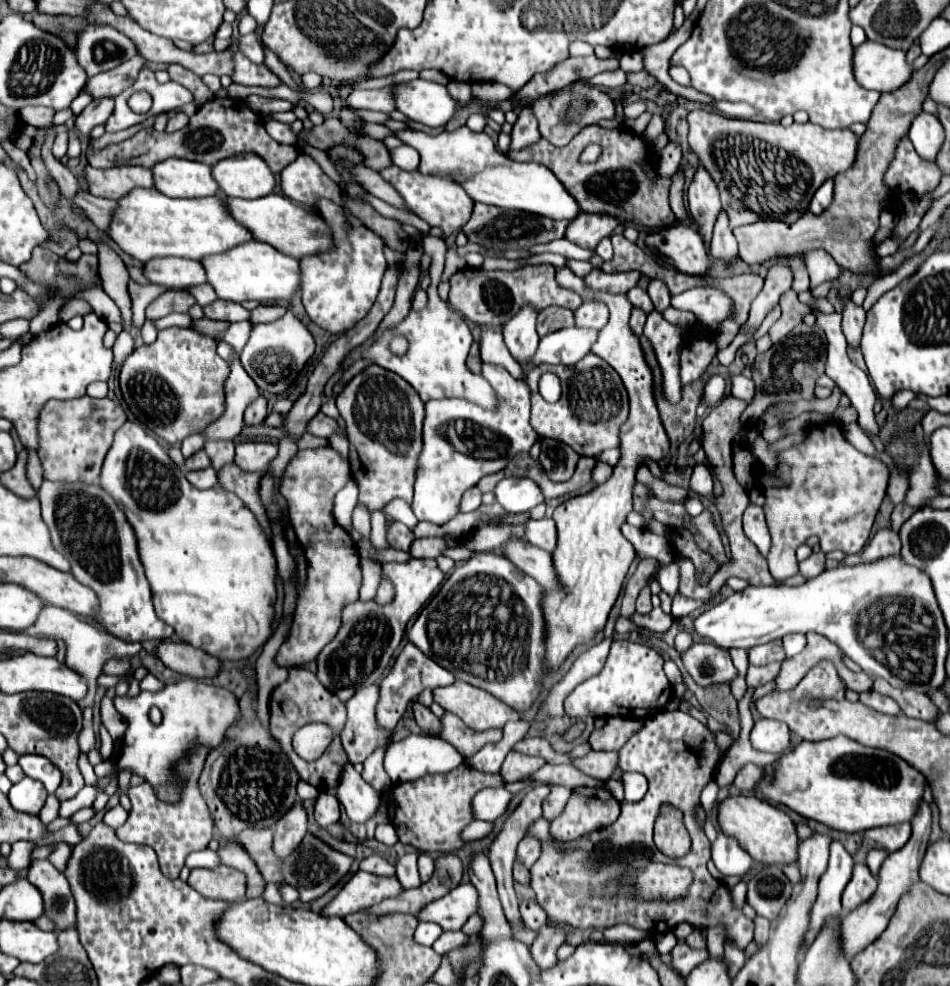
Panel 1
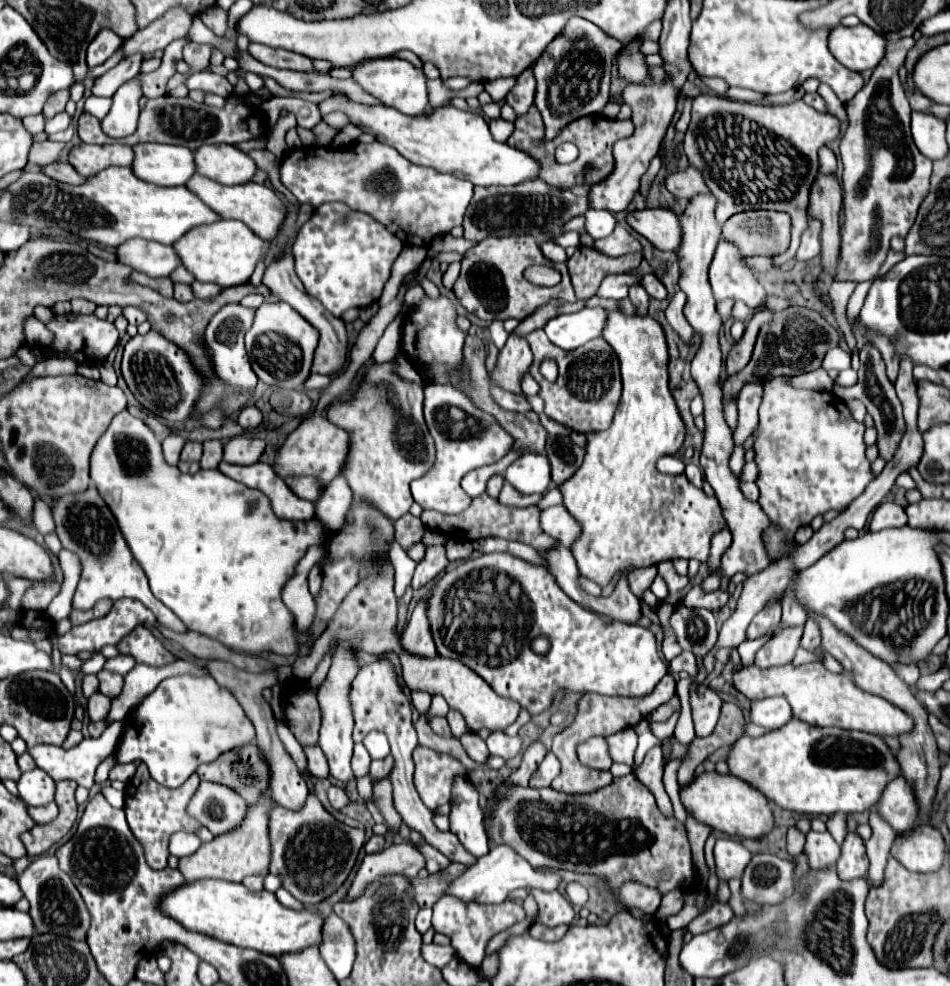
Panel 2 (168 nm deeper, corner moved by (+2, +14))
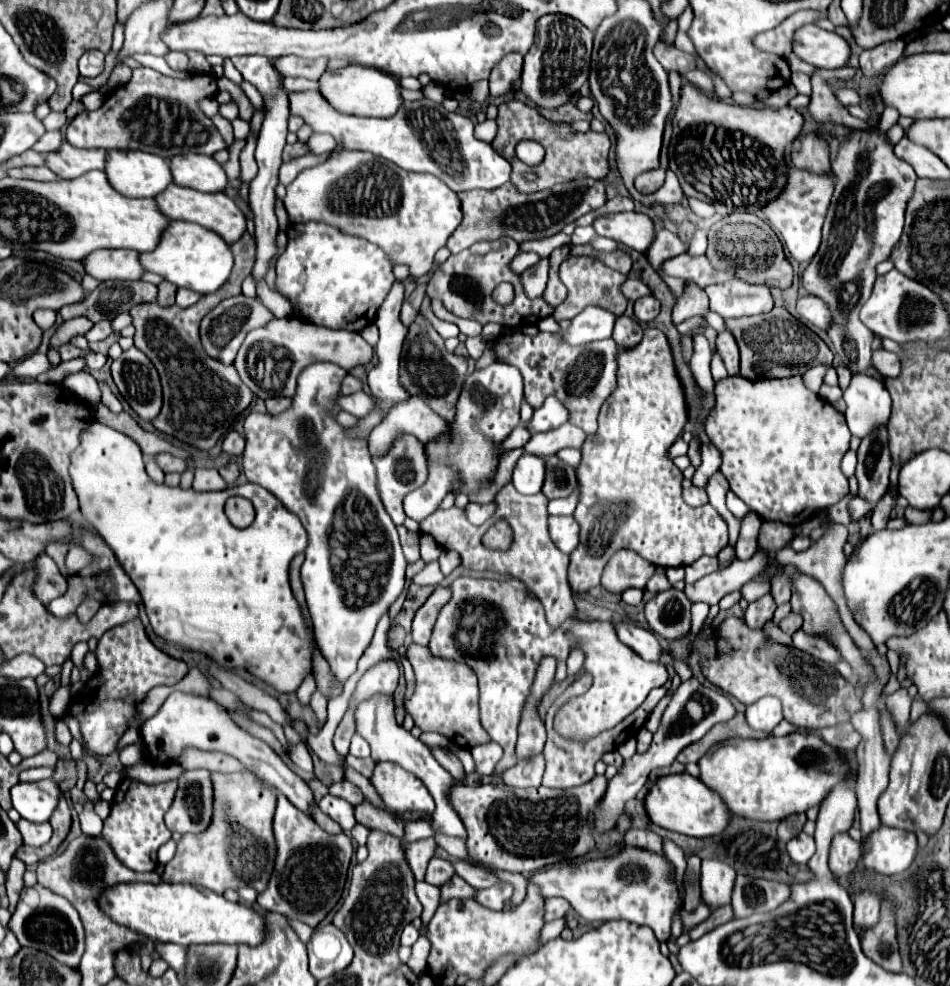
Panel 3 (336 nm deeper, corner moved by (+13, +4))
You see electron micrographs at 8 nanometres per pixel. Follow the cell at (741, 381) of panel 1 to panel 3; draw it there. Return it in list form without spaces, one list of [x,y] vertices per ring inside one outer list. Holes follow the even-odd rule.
[[[746,282],[710,284],[704,288],[710,298],[710,310],[722,318],[740,318],[764,314],[774,308],[774,296],[768,286],[754,286]]]

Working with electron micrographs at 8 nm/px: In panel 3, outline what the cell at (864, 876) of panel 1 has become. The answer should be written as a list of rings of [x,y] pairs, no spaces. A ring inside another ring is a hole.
[[[848,832],[844,834],[836,834],[836,838],[832,840],[830,846],[830,856],[828,856],[828,868],[832,870],[832,874],[836,876],[846,876],[850,874],[858,862],[860,862],[862,854],[860,854],[860,842],[852,840],[848,836]]]

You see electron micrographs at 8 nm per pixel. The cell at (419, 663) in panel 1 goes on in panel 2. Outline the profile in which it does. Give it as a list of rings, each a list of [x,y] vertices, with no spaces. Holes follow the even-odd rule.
[[[425,598],[415,606],[403,634],[401,634],[401,646],[403,650],[407,650],[409,654],[417,654],[417,656],[437,656],[433,638],[431,638],[431,630],[427,624],[427,614],[425,614]]]

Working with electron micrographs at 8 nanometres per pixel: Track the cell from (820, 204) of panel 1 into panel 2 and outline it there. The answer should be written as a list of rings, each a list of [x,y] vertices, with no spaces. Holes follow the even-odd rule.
[[[823,148],[823,150],[819,152],[819,164],[821,164],[821,168],[819,168],[821,174],[825,174],[825,176],[835,174],[837,162],[835,162],[835,154],[831,152],[831,148]]]

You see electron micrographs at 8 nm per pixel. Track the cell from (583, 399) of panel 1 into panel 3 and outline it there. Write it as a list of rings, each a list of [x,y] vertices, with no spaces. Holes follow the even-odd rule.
[[[502,332],[488,344],[494,350],[496,362],[508,362],[520,370],[524,378],[524,400],[532,408],[540,408],[546,396],[558,396],[570,410],[570,422],[586,434],[596,434],[600,406],[616,388],[618,346],[612,338],[584,346],[568,346],[568,342],[560,342],[554,332],[540,332],[536,336],[524,332]]]

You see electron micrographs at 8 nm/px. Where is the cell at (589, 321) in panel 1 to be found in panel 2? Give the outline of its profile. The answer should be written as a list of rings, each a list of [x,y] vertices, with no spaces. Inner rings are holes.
[[[631,272],[607,276],[607,278],[601,282],[601,286],[599,286],[599,290],[597,290],[597,296],[599,296],[599,298],[611,298],[611,300],[623,300],[623,298],[627,298],[629,286],[633,286],[633,284],[637,284],[637,282],[639,282],[639,278],[633,276]]]

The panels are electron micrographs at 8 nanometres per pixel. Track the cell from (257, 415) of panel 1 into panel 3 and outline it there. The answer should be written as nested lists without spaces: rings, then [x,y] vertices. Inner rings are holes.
[[[228,432],[222,442],[222,450],[232,456],[240,456],[244,452],[244,438],[238,432]]]

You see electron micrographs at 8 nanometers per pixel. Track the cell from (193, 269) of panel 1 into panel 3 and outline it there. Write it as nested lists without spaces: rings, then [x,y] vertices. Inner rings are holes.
[[[94,250],[88,254],[88,258],[80,260],[86,274],[90,274],[96,280],[140,280],[144,268],[138,262],[138,252],[136,250]]]

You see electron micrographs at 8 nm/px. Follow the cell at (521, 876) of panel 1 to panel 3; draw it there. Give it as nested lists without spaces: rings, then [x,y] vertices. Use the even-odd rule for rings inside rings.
[[[546,898],[546,922],[562,918],[570,908],[570,902],[564,898]]]

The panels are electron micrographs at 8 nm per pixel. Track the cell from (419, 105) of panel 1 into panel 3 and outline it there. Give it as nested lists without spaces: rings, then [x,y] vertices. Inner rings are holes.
[[[352,64],[338,70],[326,70],[318,78],[318,92],[342,114],[354,114],[354,116],[378,116],[388,118],[396,114],[400,108],[400,88],[394,76],[384,74],[376,68],[366,68],[360,64]]]

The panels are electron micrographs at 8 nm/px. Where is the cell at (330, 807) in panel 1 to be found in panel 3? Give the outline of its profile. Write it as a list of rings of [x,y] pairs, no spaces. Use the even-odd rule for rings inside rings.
[[[326,794],[326,796],[318,802],[318,806],[320,806],[320,810],[322,810],[326,816],[330,816],[334,822],[338,822],[338,824],[344,828],[344,832],[350,832],[350,830],[354,828],[356,820],[354,820],[354,812],[352,812],[352,804],[350,804],[350,802]]]

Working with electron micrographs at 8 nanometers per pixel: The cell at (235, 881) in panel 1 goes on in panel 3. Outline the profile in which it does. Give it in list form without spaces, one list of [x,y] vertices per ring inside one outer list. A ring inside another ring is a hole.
[[[212,772],[214,814],[212,826],[200,834],[184,834],[176,856],[166,864],[162,880],[168,884],[192,884],[222,894],[228,888],[250,886],[258,894],[266,890],[276,860],[276,838],[272,834],[272,814],[276,810],[276,788],[250,772]]]

